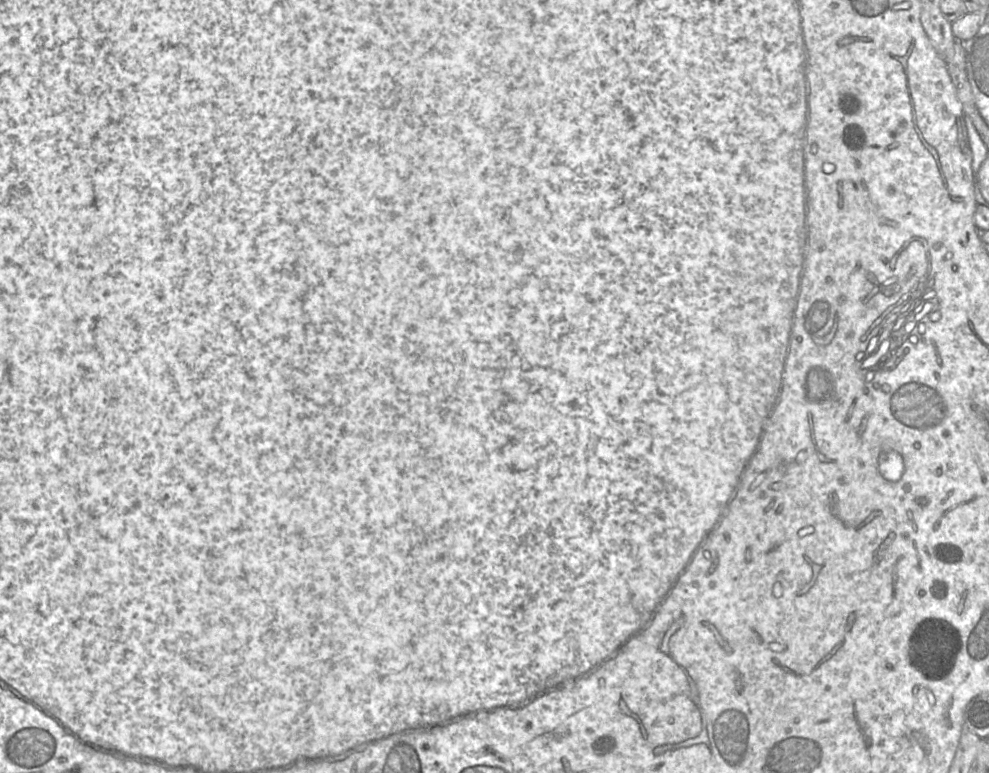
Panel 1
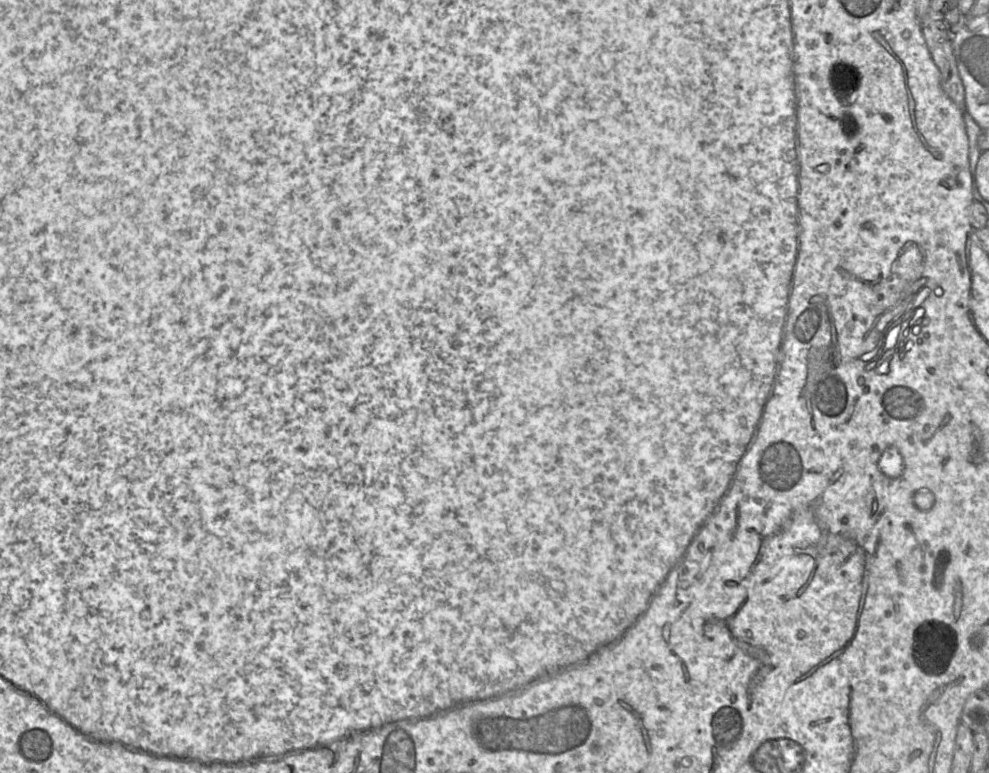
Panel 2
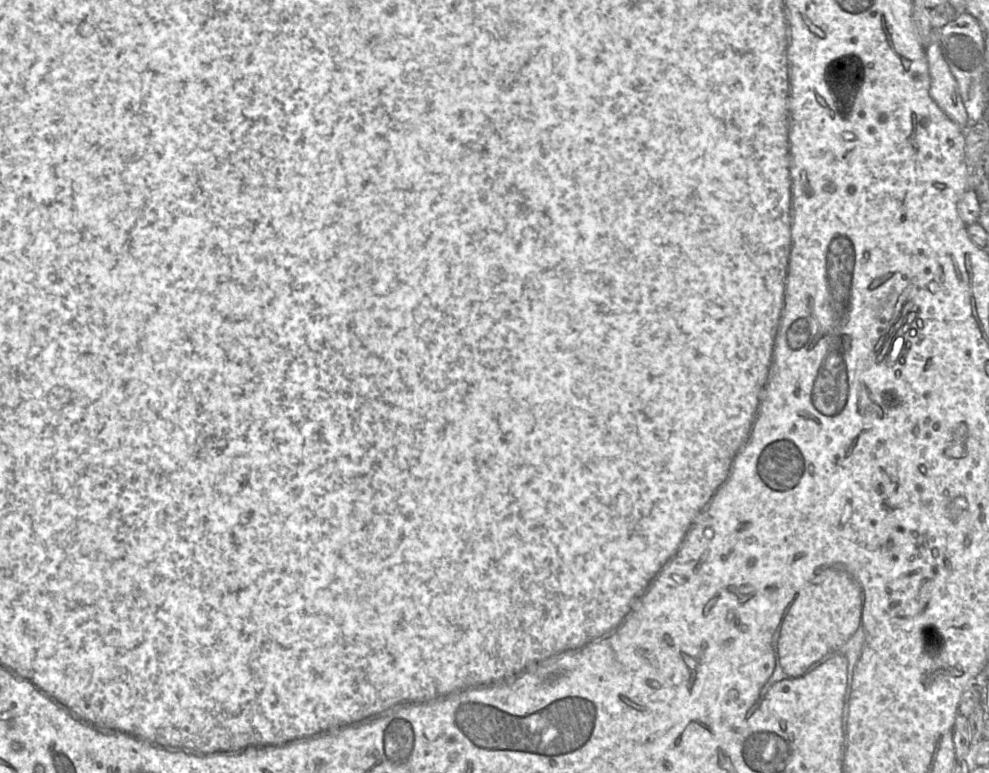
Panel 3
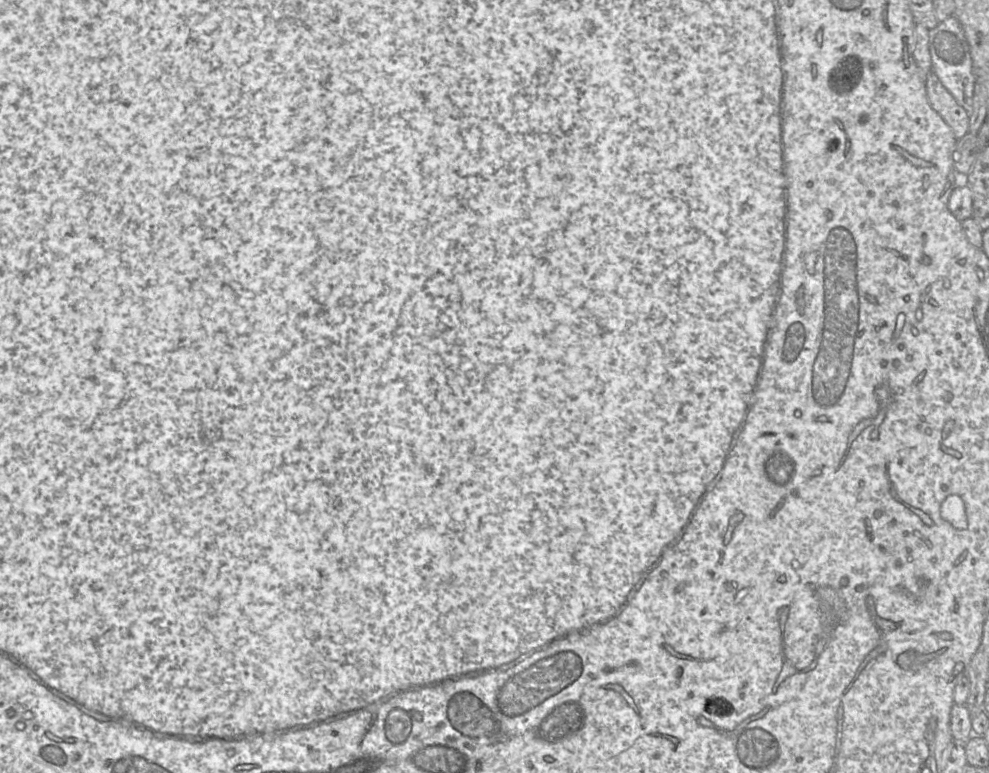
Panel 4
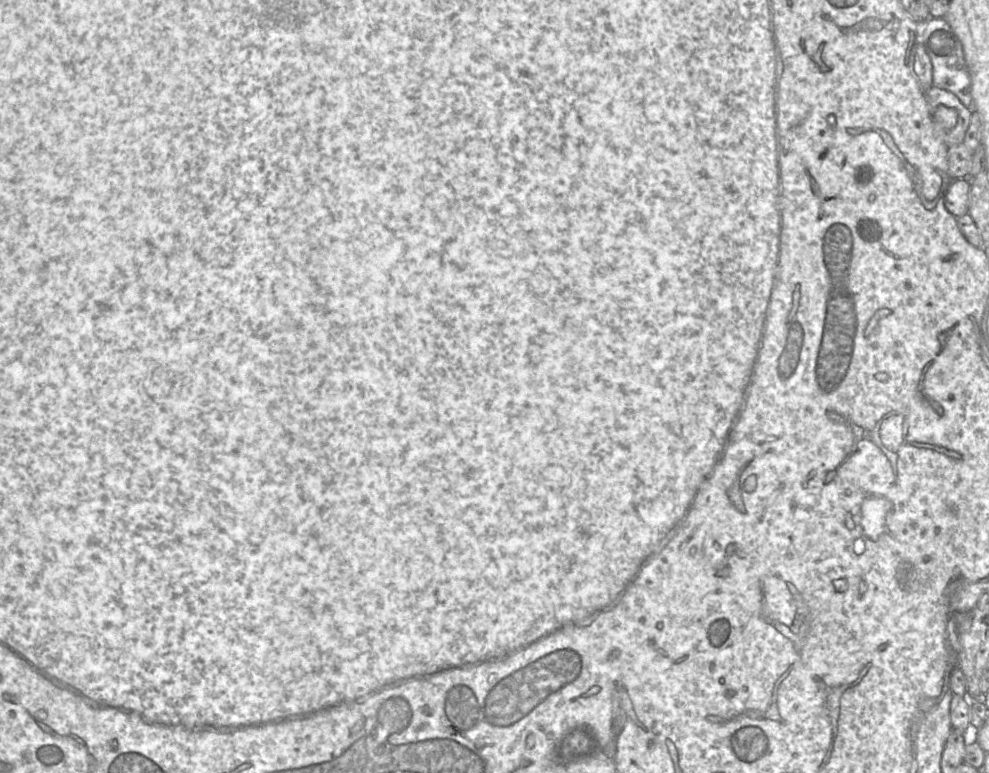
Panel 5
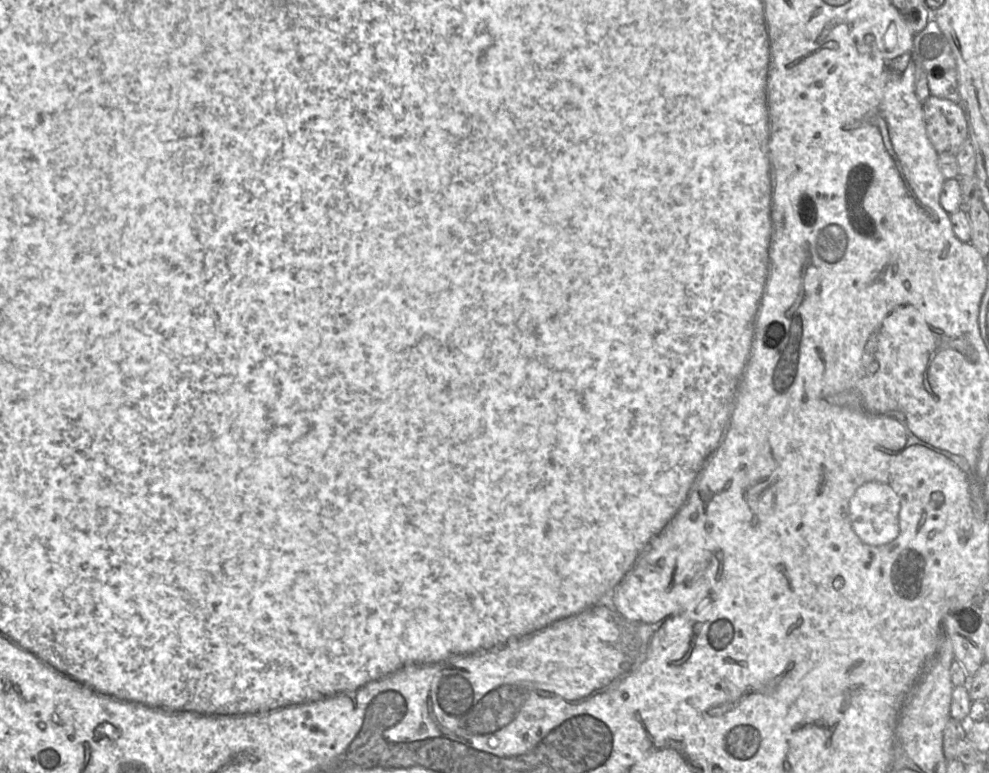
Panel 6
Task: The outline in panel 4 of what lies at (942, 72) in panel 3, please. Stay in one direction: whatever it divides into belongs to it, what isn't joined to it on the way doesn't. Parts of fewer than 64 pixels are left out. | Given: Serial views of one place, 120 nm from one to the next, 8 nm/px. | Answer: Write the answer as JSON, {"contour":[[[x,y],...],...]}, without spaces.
{"contour":[[[930,71],[926,78],[926,96],[931,108],[952,129],[956,139],[961,139],[969,132],[968,113],[957,103],[933,71]]]}

